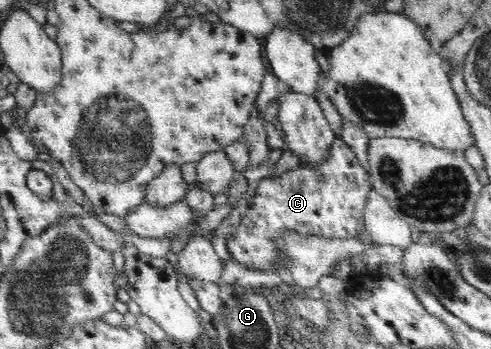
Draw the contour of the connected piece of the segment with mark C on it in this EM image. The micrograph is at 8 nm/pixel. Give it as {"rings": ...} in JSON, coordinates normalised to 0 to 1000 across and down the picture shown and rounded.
{"rings":[[[682,393],[660,456],[619,461],[603,490],[574,496],[560,513],[554,499],[542,501],[521,524],[521,542],[505,553],[505,599],[493,610],[481,665],[458,688],[456,722],[489,768],[574,777],[585,765],[578,673],[603,668],[660,688],[729,679],[743,653],[743,605],[758,544],[749,481],[697,395]]]}

